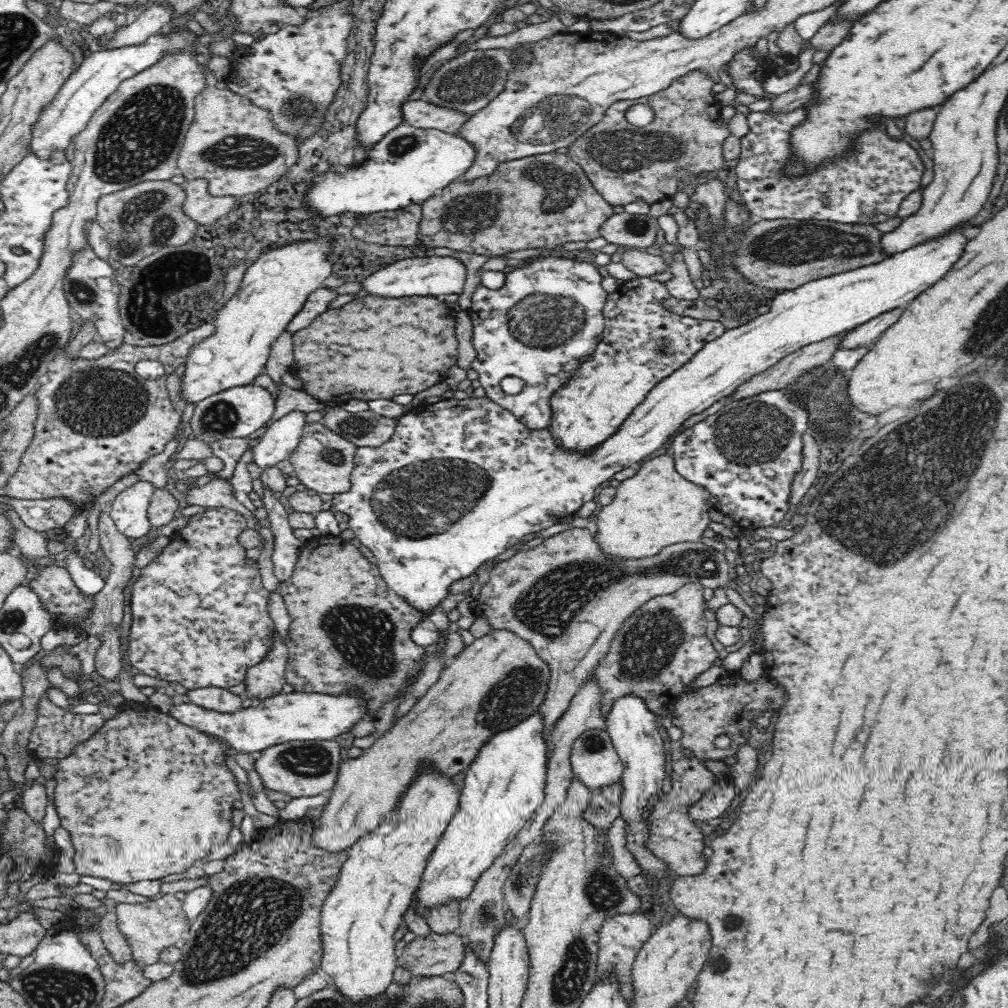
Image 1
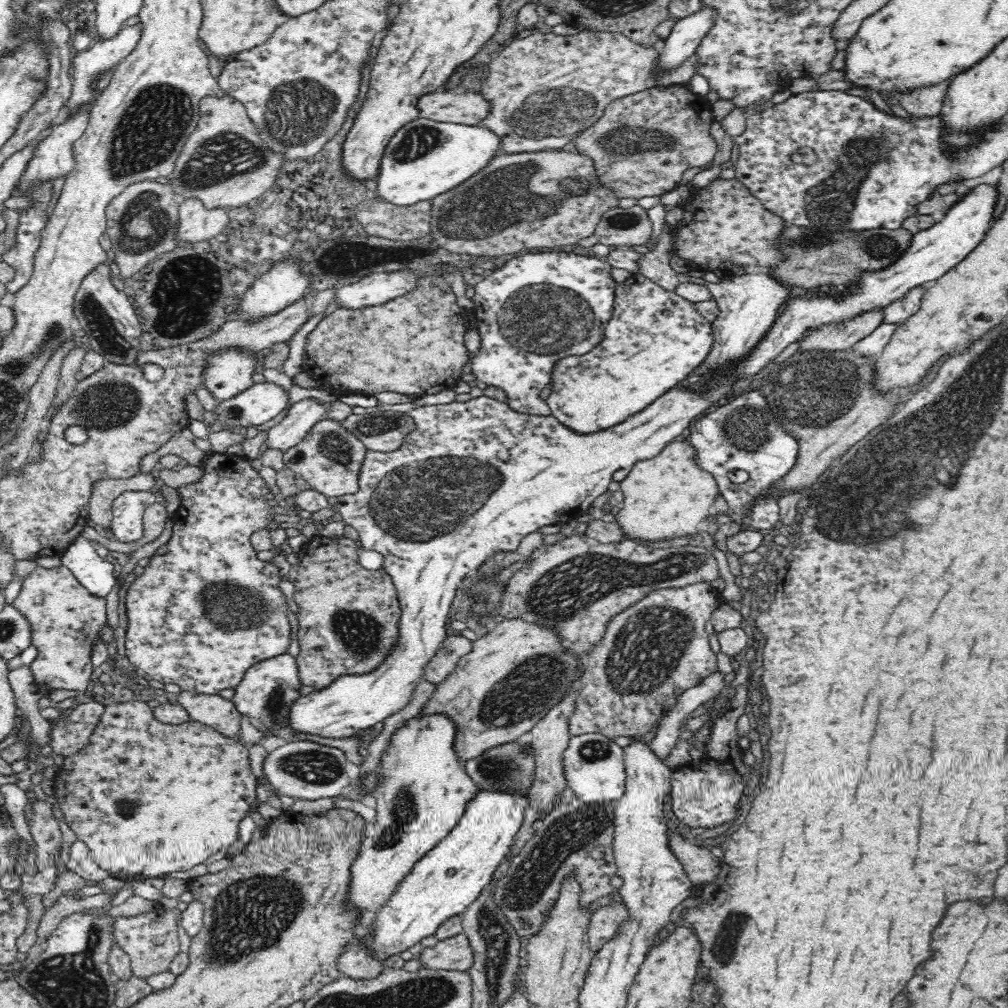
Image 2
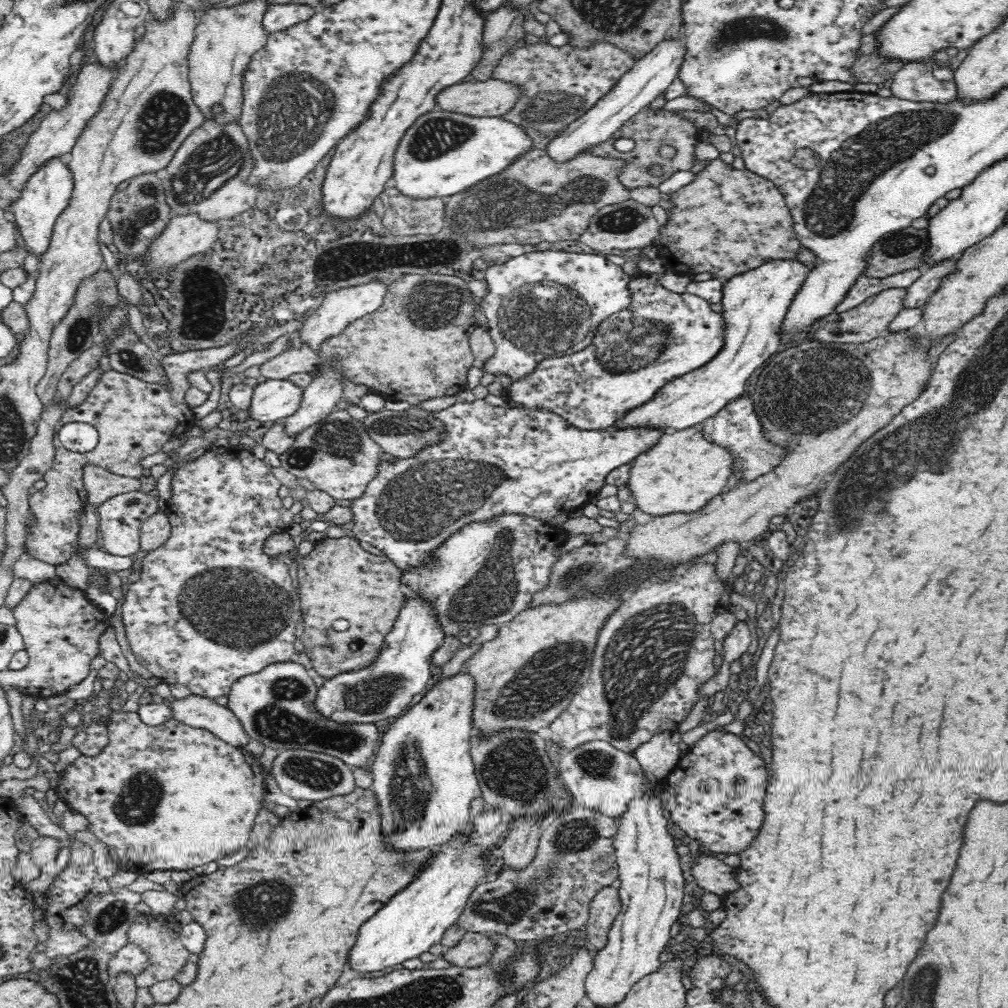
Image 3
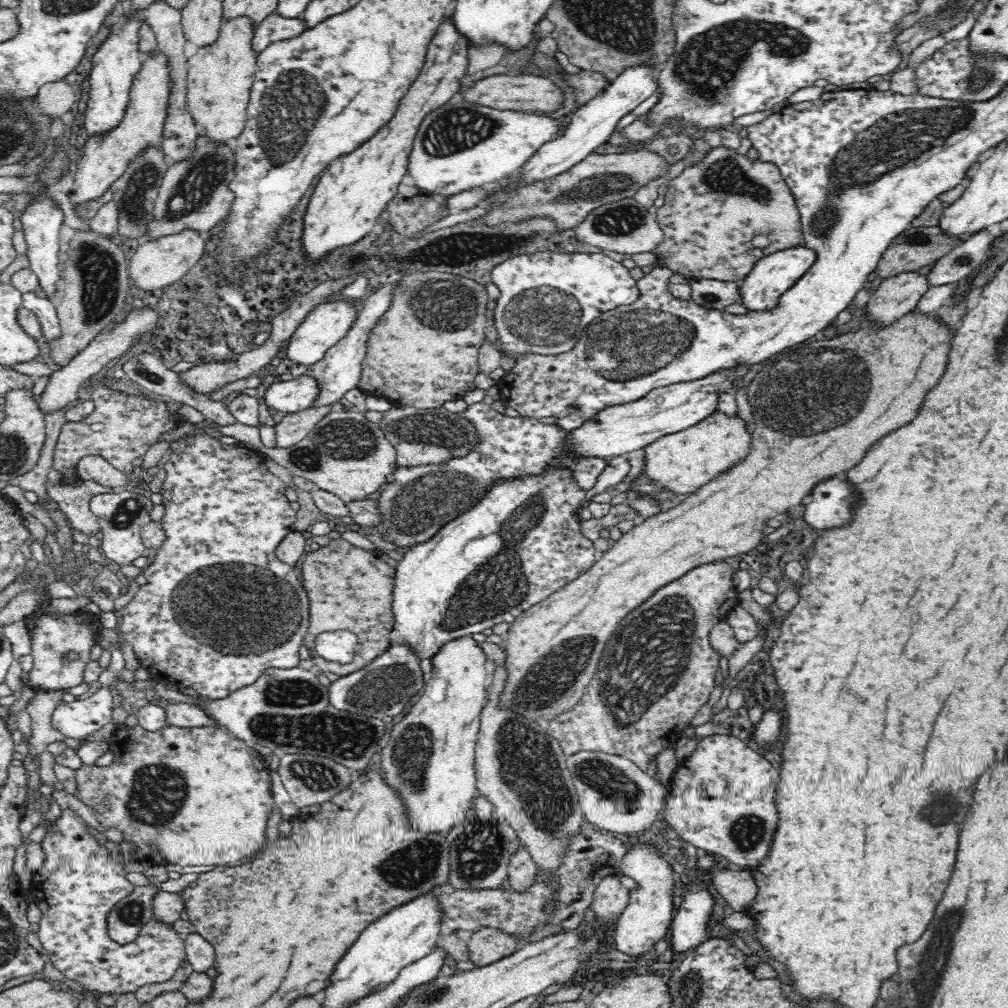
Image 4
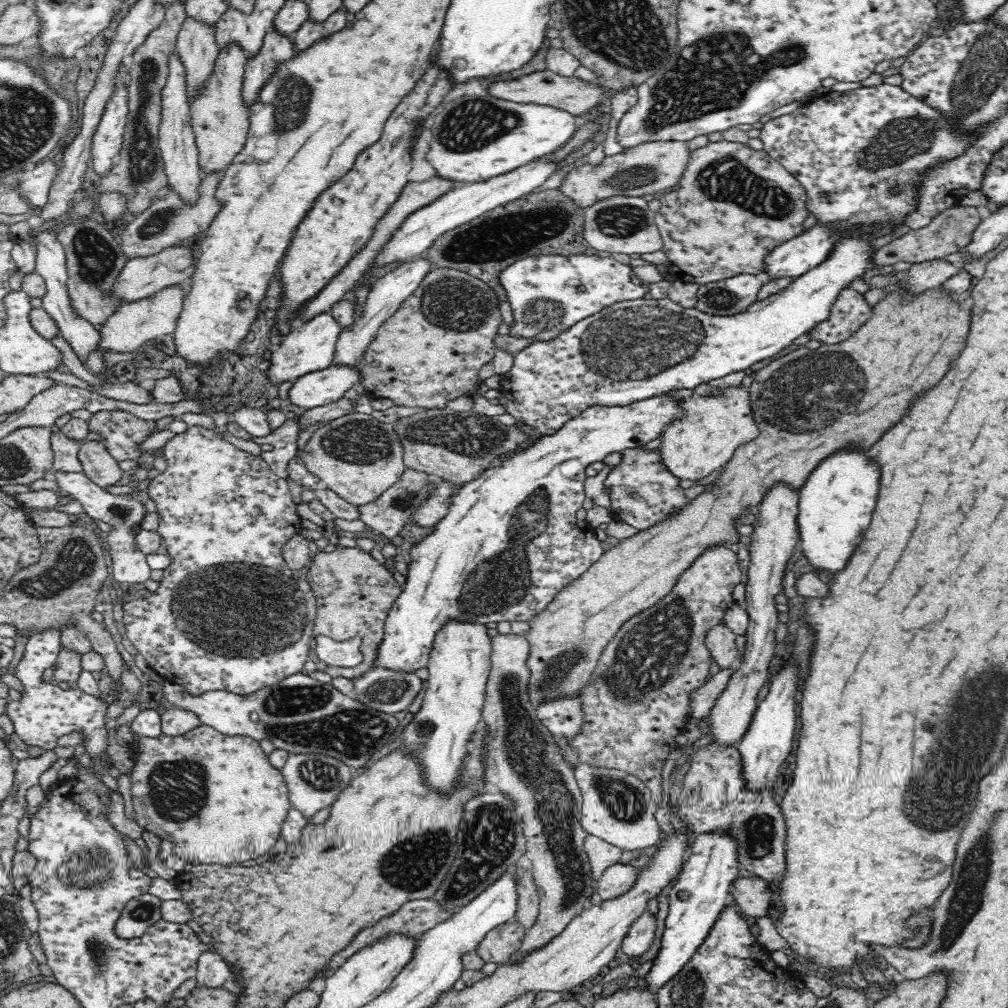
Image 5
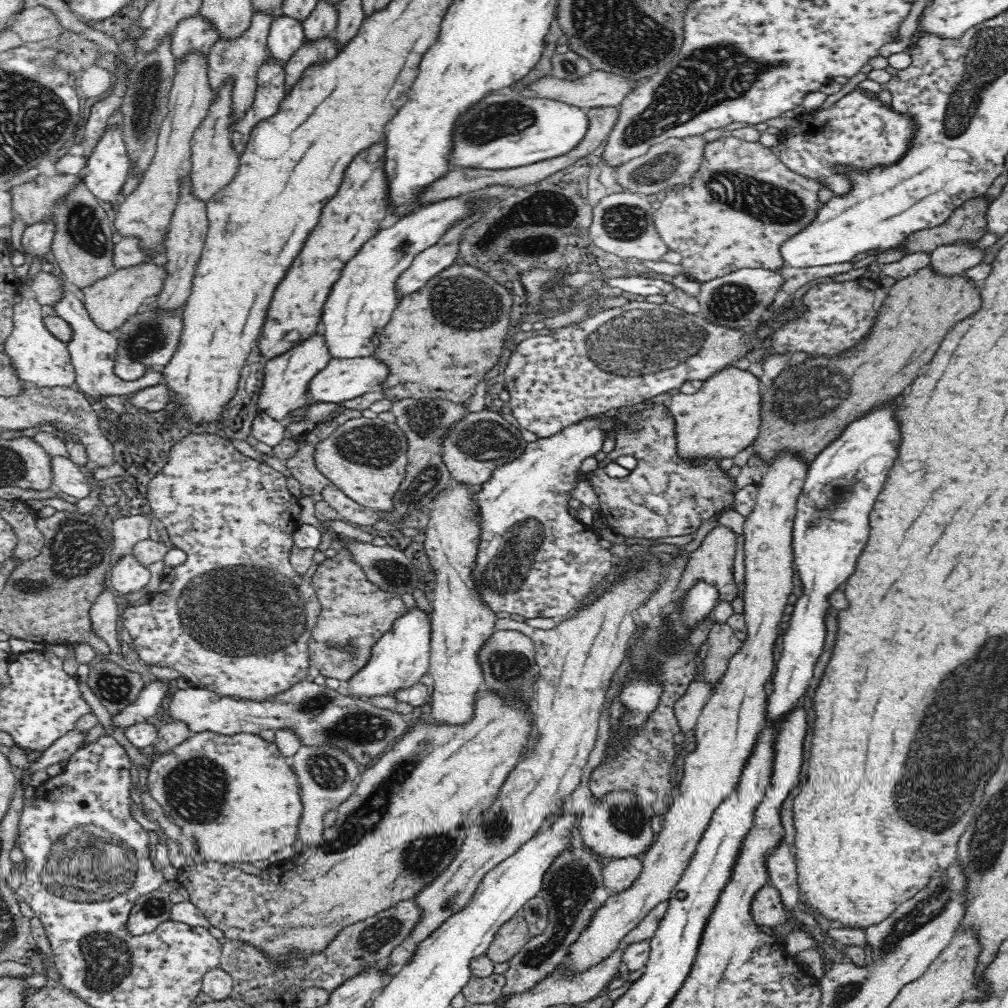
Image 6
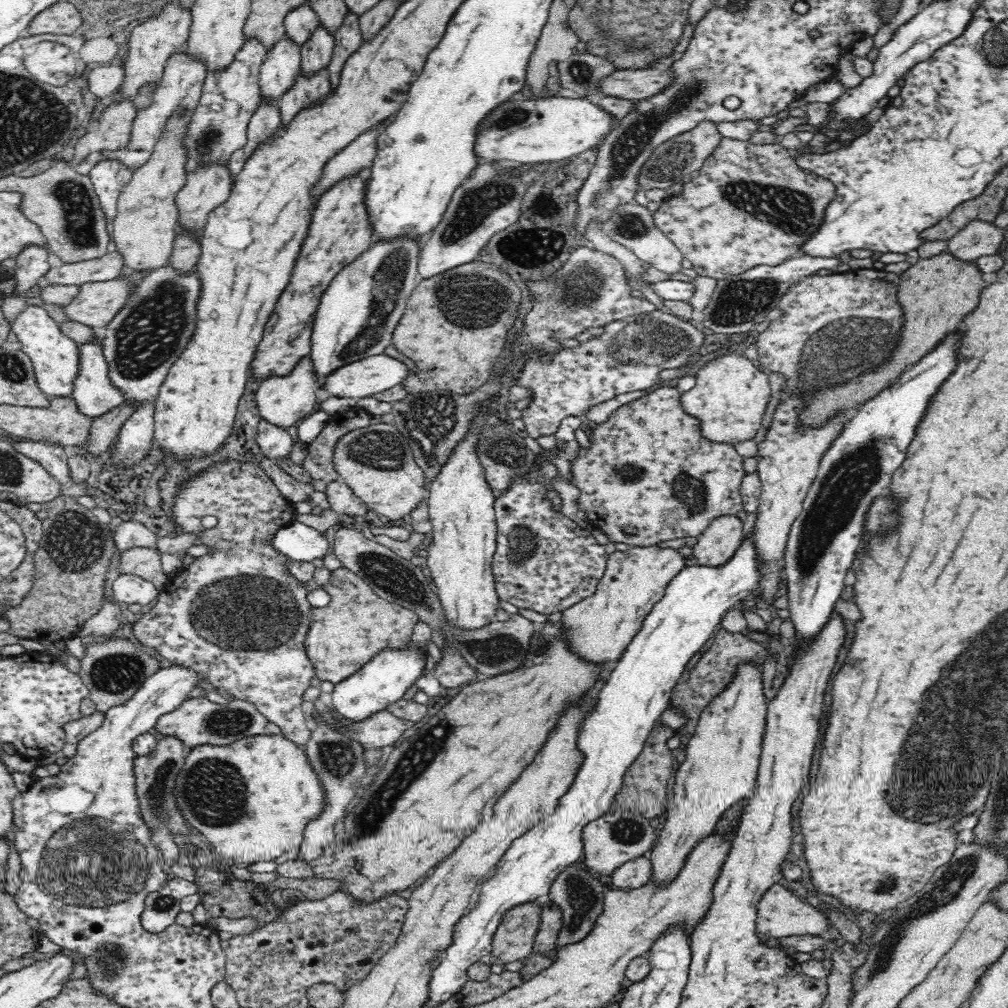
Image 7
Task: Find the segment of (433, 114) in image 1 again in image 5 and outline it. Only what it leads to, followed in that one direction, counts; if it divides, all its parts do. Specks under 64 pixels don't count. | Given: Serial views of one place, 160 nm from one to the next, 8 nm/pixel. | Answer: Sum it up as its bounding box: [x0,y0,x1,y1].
[486,68,607,116]

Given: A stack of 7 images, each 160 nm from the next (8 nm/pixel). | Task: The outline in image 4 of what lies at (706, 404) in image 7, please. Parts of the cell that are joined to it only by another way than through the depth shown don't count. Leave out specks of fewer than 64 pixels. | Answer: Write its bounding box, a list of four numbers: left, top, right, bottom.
[642,411,751,502]

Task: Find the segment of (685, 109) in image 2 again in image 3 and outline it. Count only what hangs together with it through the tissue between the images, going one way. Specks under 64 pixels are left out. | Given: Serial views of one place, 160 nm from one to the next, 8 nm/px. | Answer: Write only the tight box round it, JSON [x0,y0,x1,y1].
[584,106,701,190]

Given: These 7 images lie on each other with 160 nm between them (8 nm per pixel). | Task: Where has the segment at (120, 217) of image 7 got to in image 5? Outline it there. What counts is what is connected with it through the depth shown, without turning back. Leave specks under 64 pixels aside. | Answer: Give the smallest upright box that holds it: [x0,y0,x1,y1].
[175,17,221,102]

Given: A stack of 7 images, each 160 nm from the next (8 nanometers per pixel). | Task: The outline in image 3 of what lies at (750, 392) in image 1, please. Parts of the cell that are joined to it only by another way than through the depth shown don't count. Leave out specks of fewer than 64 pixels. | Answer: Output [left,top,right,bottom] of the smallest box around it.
[814,288,906,344]

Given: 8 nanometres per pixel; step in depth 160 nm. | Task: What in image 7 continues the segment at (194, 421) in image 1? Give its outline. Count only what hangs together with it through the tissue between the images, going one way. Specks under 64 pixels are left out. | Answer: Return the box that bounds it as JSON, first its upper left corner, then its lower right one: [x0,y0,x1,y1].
[323,353,408,400]

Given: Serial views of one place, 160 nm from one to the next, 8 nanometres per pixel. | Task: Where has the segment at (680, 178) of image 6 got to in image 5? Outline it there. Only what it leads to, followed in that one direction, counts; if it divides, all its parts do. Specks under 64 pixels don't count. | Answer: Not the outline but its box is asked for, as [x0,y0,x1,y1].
[558,141,690,209]

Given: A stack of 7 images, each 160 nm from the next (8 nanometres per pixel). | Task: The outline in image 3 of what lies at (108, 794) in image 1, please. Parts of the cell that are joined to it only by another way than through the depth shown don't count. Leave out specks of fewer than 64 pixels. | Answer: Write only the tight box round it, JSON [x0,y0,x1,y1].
[51,706,267,875]

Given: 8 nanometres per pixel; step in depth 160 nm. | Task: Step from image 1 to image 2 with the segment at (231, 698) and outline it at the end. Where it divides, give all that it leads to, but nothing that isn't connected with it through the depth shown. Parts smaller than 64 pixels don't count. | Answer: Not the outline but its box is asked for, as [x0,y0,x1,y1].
[178,691,240,737]

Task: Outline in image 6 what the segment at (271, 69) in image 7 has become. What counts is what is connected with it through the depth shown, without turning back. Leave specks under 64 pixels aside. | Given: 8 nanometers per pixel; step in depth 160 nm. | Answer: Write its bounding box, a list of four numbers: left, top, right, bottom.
[267,15,306,64]

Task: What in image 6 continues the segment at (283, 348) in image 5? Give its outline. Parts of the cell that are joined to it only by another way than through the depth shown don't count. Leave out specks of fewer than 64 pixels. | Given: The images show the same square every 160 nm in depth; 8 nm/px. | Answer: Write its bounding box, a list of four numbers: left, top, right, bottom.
[257,328,332,421]

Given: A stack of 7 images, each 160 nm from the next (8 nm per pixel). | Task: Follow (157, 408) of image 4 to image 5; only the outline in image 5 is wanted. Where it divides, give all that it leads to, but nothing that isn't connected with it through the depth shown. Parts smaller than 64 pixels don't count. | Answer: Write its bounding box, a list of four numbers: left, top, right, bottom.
[88,410,157,463]

